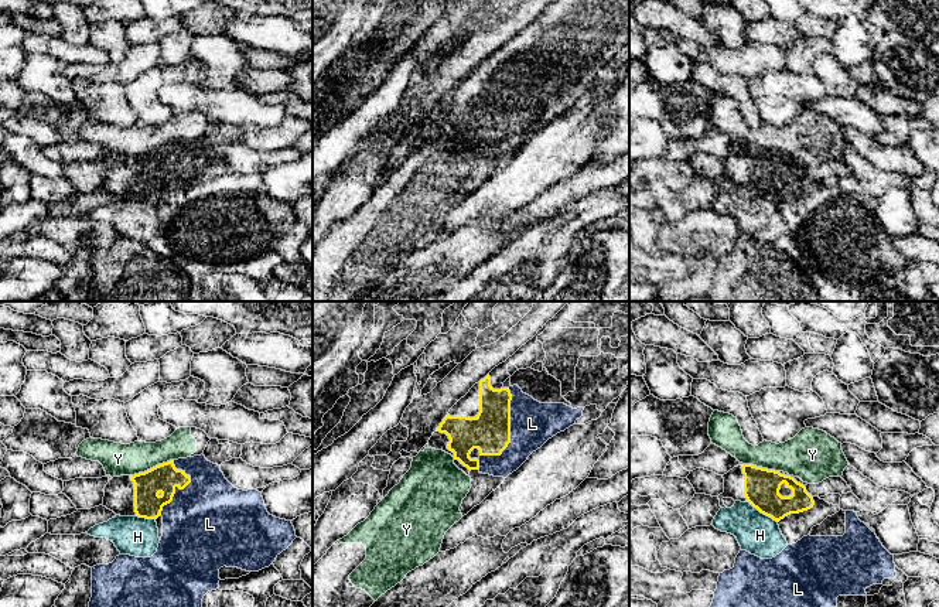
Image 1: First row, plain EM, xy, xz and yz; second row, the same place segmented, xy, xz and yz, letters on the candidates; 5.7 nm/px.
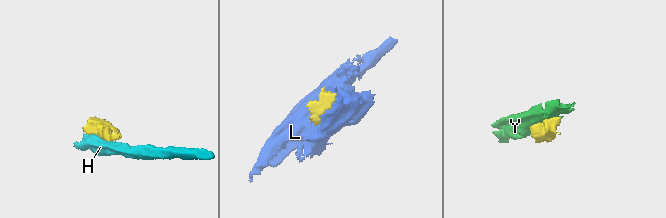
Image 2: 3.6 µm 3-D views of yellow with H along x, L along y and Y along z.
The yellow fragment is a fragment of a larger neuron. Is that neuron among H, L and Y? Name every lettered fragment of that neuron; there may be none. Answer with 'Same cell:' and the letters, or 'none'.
Same cell: none

